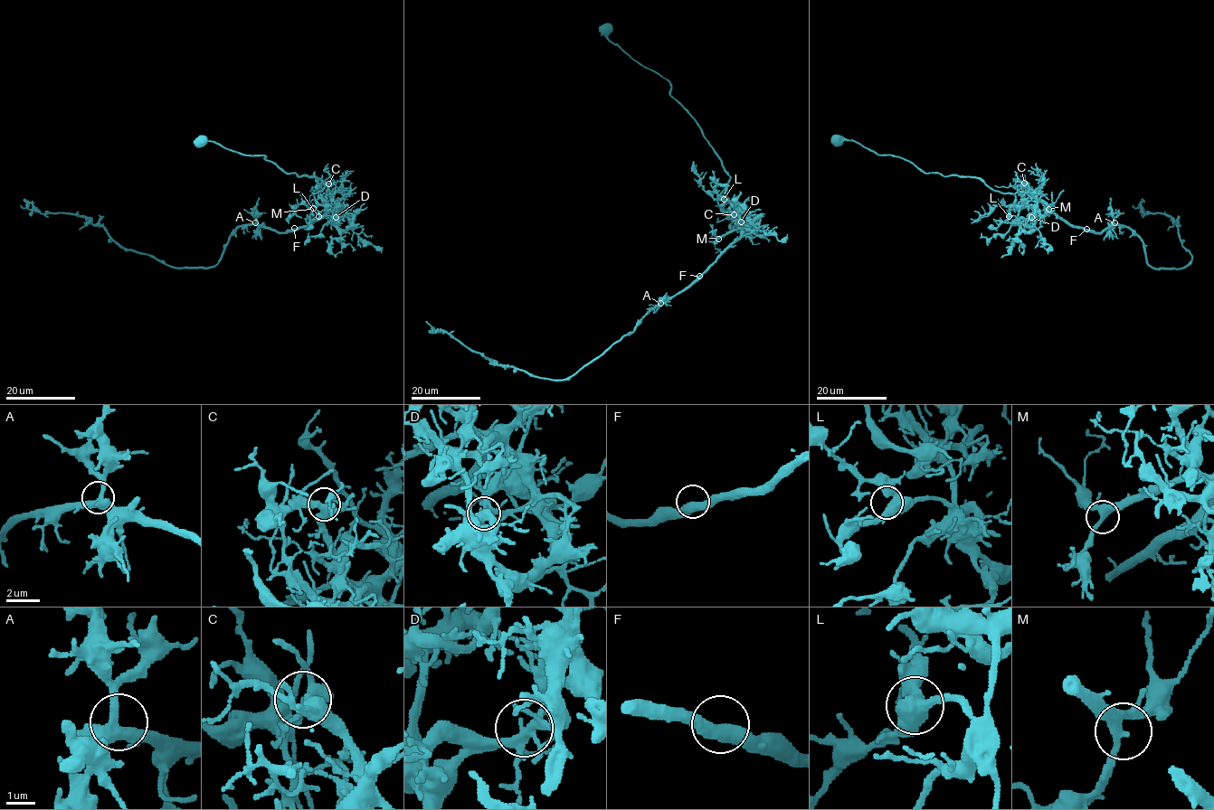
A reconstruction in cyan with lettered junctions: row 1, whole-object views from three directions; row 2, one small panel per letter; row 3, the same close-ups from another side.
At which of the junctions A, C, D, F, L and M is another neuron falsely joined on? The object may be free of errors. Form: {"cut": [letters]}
{"cut": ["D"]}

